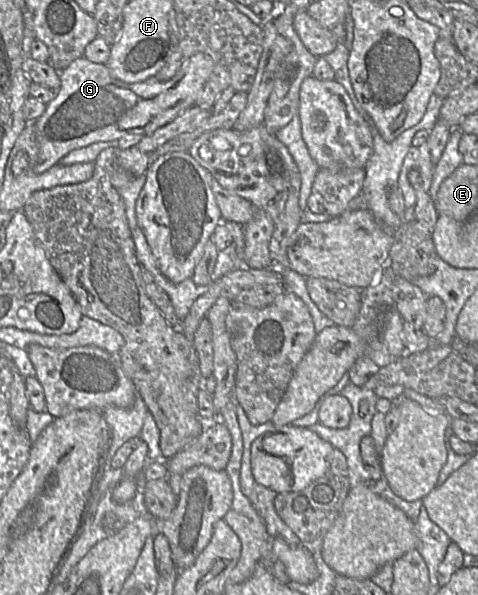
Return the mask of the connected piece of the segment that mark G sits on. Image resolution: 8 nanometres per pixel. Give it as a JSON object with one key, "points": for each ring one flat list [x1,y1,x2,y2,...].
{"points":[[197,53,168,81,152,76,143,82,126,83,112,77,106,64,93,63,84,57,75,59,59,72,61,85,56,96,36,121,39,151,31,169,36,174,42,174,59,164,70,151,97,142,118,140,128,134,151,135,195,104,213,68,210,55]]}

